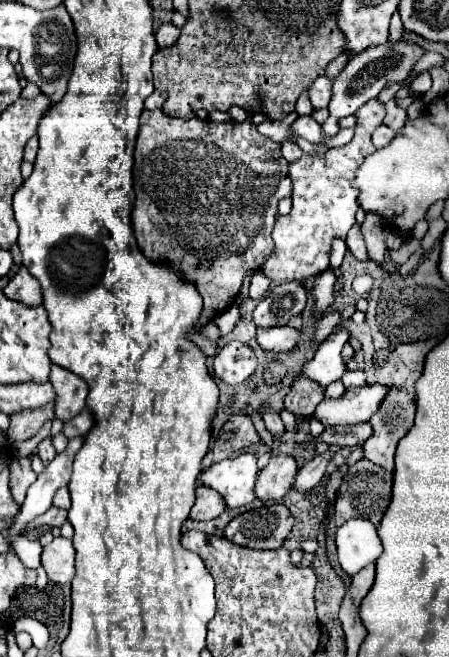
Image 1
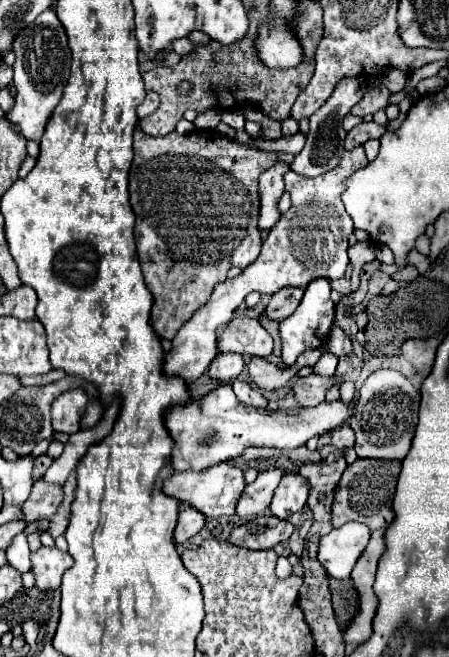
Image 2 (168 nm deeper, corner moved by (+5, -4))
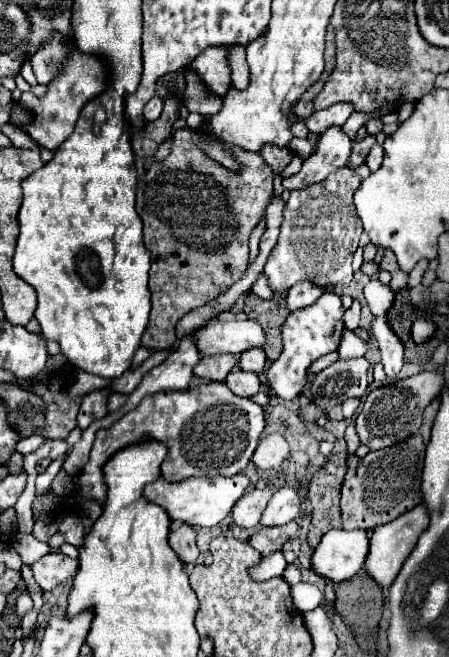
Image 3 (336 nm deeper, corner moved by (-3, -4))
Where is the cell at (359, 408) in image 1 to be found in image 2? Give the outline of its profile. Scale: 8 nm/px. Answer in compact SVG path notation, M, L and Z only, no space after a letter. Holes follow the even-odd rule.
M222 384L216 390L208 392L202 400L188 400L166 410L164 426L174 440L170 464L172 470L206 470L220 462L238 458L250 446L274 446L280 450L292 450L312 436L320 436L328 430L340 428L352 414L354 404L322 402L316 408L286 408L286 410L264 410L242 404L232 392L230 384Z

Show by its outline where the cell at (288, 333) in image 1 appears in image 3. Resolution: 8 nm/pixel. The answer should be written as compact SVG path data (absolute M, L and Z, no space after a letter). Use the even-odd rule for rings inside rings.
M214 320L196 334L196 344L206 356L224 352L242 354L250 348L264 348L266 334L256 320Z

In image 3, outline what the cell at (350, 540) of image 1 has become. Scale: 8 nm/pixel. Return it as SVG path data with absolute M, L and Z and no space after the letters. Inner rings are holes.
M330 530L312 554L312 570L334 582L352 578L366 560L366 530Z

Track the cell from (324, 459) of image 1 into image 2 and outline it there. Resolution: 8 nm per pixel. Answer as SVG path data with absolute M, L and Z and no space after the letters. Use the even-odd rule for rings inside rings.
M284 474L270 502L270 510L276 518L286 520L294 512L302 510L308 498L308 484L300 474Z

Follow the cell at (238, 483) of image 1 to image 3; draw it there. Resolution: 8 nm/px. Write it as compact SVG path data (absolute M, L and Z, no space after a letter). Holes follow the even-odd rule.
M236 474L236 476L214 476L214 478L202 478L198 484L198 478L184 478L180 482L168 482L164 478L148 484L144 488L144 496L152 500L158 506L164 506L164 510L170 514L172 520L188 522L192 526L216 526L222 522L230 512L232 506L242 498L242 494L248 488L248 476Z

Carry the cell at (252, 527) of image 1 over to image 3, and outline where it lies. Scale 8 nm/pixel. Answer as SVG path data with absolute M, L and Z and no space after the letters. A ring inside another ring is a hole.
M288 522L284 526L272 526L272 528L260 528L250 540L248 544L252 548L256 548L262 556L270 556L278 550L282 550L282 546L292 540L298 534L298 524L296 522Z

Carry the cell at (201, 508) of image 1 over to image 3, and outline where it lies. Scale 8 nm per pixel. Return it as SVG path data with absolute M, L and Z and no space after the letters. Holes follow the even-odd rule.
M186 522L174 524L170 532L170 546L174 548L174 552L182 562L196 564L198 546L196 546L196 530L192 526L188 526Z

